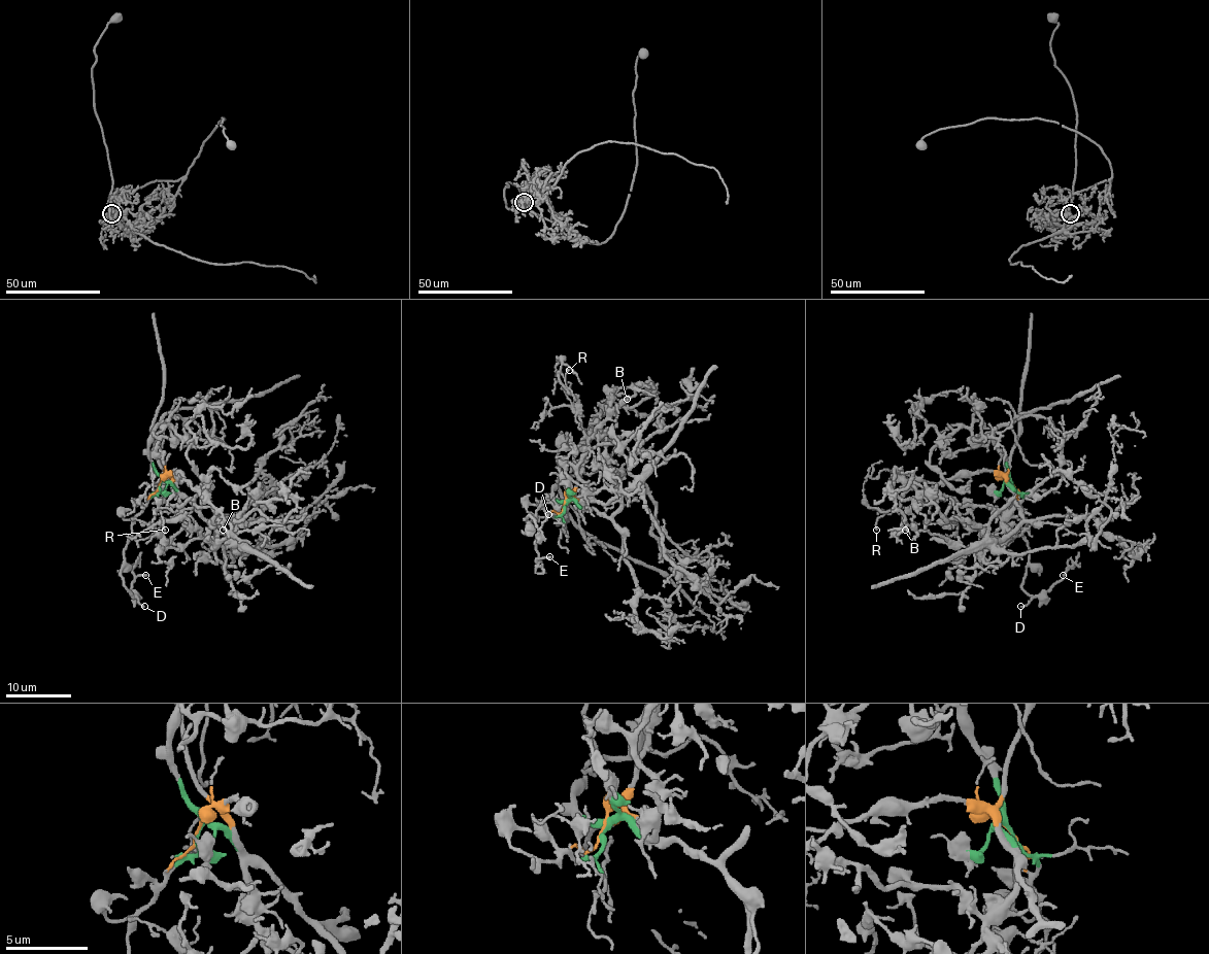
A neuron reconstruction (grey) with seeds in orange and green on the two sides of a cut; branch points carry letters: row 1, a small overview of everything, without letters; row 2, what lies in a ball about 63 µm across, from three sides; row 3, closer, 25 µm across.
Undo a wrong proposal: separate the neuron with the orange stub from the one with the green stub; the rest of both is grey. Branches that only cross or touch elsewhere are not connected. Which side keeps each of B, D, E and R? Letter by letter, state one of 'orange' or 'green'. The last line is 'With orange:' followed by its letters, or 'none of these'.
B: orange
D: green
E: green
R: orange
With orange: B, R

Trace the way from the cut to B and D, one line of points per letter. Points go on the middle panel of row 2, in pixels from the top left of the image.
B: (565, 505), (567, 497), (576, 485), (581, 453), (588, 445), (588, 439), (624, 398), (628, 396), (628, 400)
D: (565, 505), (559, 516), (535, 516), (529, 522), (526, 519), (529, 516), (538, 527), (548, 514)

